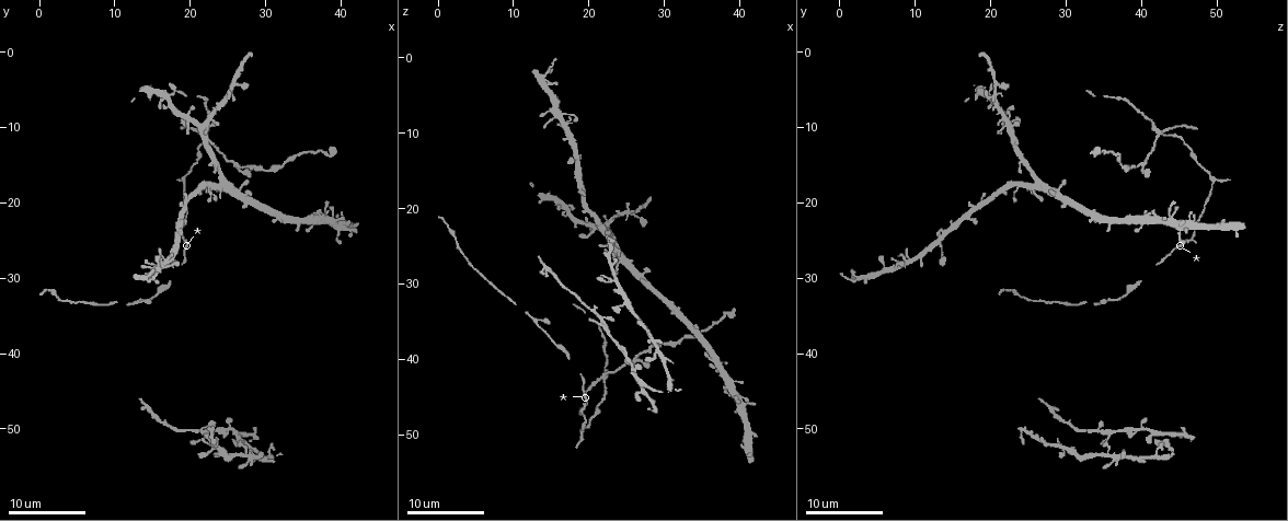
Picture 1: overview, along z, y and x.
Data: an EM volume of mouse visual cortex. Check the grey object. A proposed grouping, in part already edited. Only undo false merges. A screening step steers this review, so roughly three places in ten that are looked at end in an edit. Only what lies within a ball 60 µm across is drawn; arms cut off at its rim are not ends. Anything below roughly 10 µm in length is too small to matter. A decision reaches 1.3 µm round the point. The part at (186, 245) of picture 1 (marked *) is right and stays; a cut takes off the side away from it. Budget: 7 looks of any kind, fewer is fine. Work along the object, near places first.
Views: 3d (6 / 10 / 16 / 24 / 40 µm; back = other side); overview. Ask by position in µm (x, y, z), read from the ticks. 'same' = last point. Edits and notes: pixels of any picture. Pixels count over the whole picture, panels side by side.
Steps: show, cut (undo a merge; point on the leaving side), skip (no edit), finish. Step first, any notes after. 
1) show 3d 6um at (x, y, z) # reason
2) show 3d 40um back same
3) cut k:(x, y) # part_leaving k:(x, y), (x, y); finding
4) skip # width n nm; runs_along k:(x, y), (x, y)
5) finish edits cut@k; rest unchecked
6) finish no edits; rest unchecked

show 3d 6um at (31.5, 22.0, 33.0)

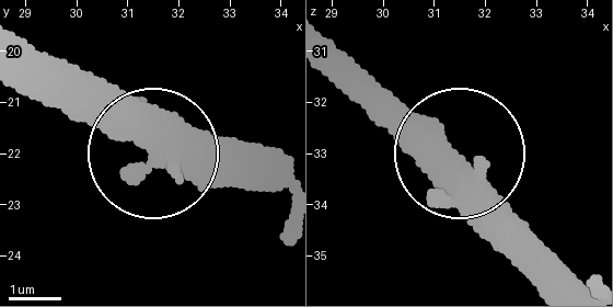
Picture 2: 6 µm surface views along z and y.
skip # one cell here

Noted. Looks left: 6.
show 3d 10um at (22.0, 11.0, 42.5) # four arms meet

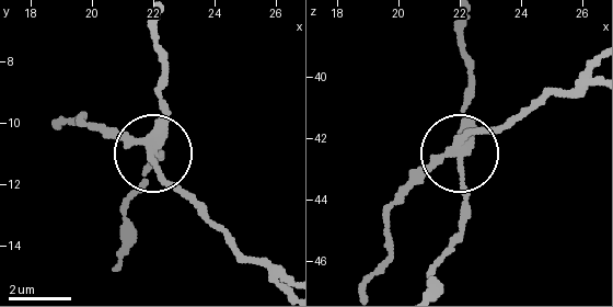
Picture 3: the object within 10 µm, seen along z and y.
show 3d 6um at (21.8, 10.8, 42.3)

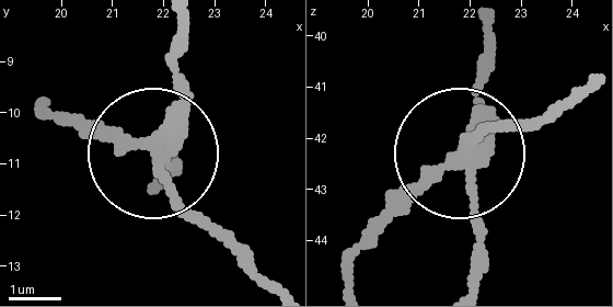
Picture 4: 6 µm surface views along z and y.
cut 4:(115, 147) # arms 4; two cells meet here

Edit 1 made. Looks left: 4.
show 3d 16um at (13.5, 33.0, 36.0) # calibre changes

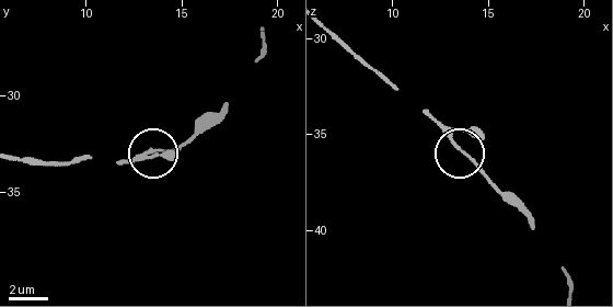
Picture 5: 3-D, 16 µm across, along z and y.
skip # all the same cell

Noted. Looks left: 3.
finish edits cut@4; rest unchecked

